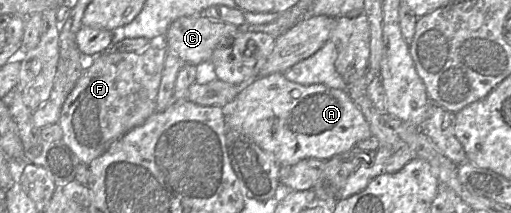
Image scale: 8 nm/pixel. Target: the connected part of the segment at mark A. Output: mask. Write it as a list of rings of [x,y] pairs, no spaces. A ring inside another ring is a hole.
[[[283,73],[257,77],[243,85],[236,107],[226,119],[228,128],[251,138],[280,165],[293,165],[307,158],[328,160],[372,135],[347,91],[323,84],[302,85],[289,81]]]

